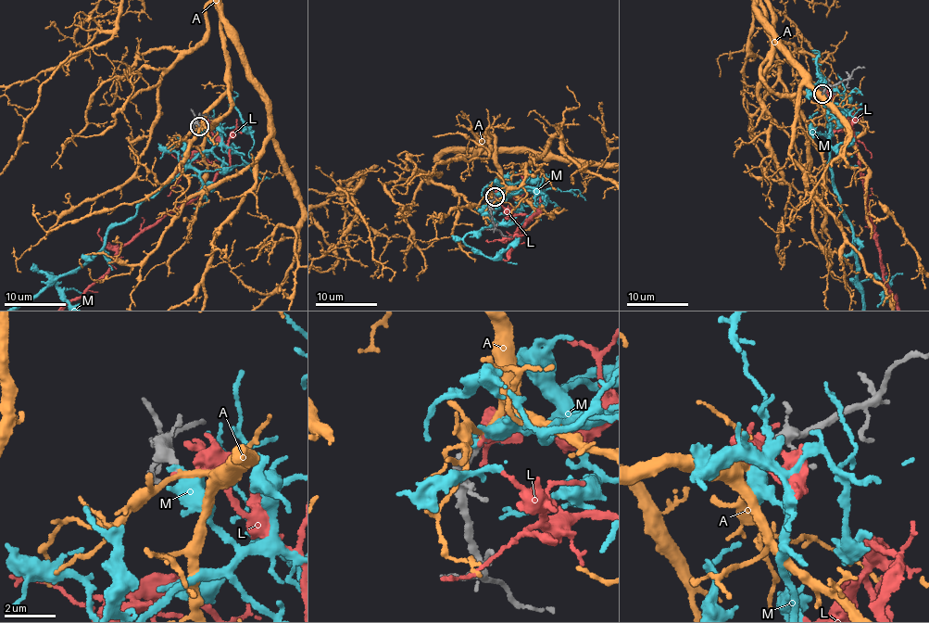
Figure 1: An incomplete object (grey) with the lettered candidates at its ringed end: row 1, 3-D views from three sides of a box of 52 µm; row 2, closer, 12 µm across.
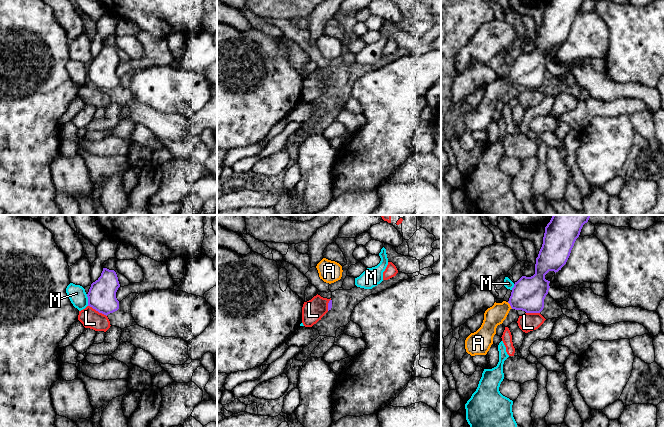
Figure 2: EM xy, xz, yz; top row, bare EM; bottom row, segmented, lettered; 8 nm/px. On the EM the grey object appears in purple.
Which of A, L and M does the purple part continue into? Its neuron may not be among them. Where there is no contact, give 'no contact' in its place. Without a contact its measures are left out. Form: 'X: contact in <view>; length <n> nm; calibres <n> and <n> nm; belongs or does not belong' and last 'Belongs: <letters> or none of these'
A: contact in yz; length 70 nm; calibres 260 and 160 nm; belongs
L: contact in xy; length 180 nm; calibres 220 and 160 nm; does not belong
M: contact in xy; length 100 nm; calibres 220 and 140 nm; does not belong
Belongs: A

